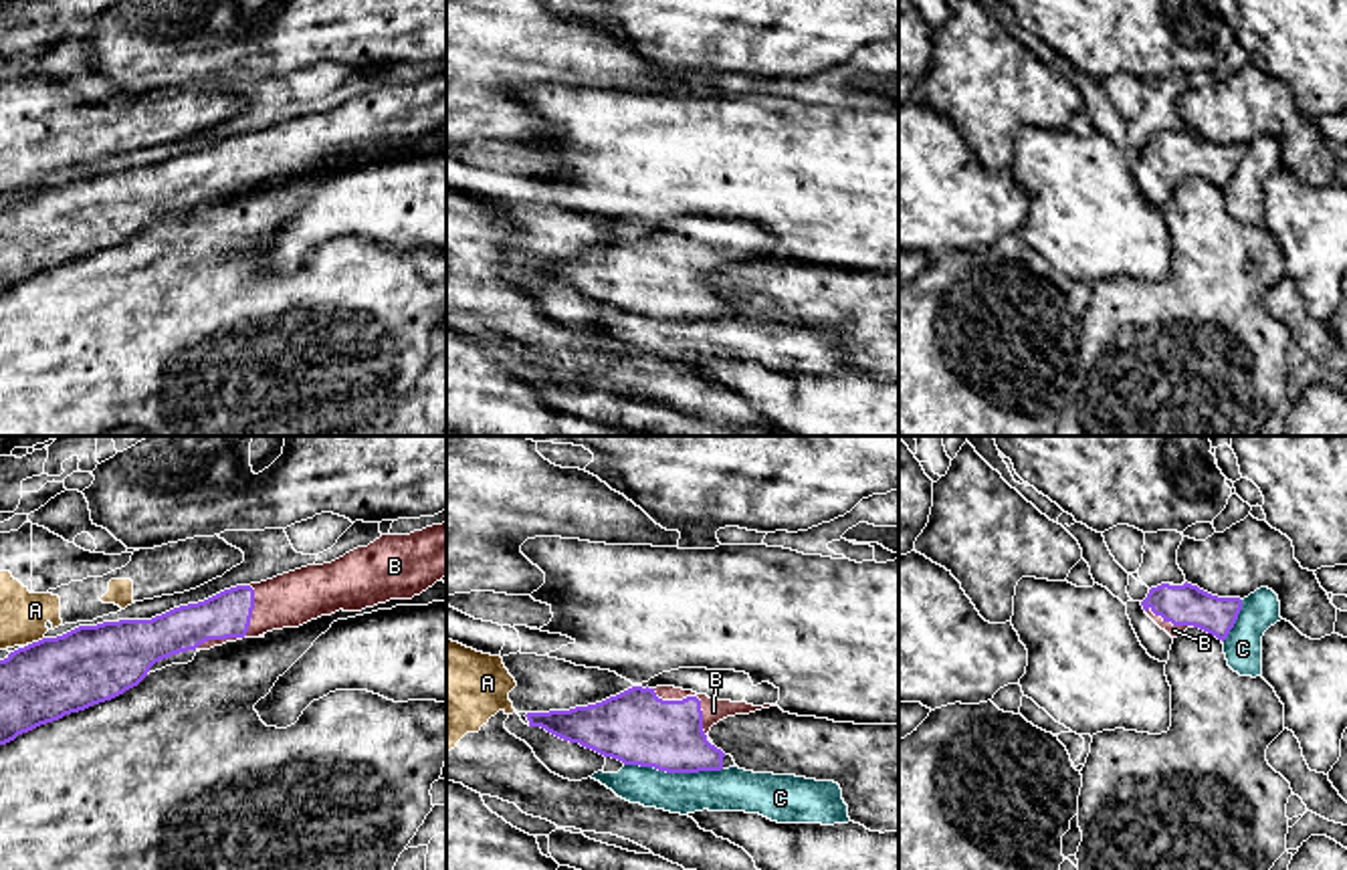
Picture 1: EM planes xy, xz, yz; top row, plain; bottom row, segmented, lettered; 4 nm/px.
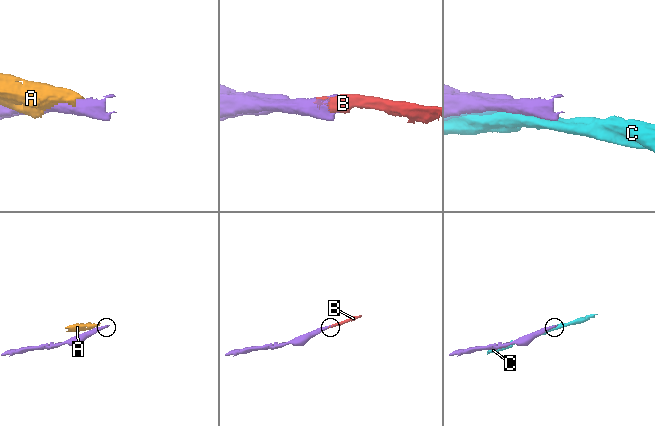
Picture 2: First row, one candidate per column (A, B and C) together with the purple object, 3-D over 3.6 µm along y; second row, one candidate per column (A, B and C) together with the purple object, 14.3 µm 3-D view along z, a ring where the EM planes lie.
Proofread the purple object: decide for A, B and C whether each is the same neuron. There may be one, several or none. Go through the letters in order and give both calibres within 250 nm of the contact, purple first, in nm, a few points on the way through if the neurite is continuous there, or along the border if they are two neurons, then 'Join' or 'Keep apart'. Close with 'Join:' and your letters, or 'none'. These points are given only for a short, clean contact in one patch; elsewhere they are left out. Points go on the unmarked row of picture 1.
A: Thickness 320 nm (purple) against 190 nm. Boundary: xy (43, 184), (29, 192). Keep apart
B: Thickness 190 nm (purple) against 220 nm. Join
C: Thickness 300 nm (purple) against 180 nm. Keep apart
Join: B

